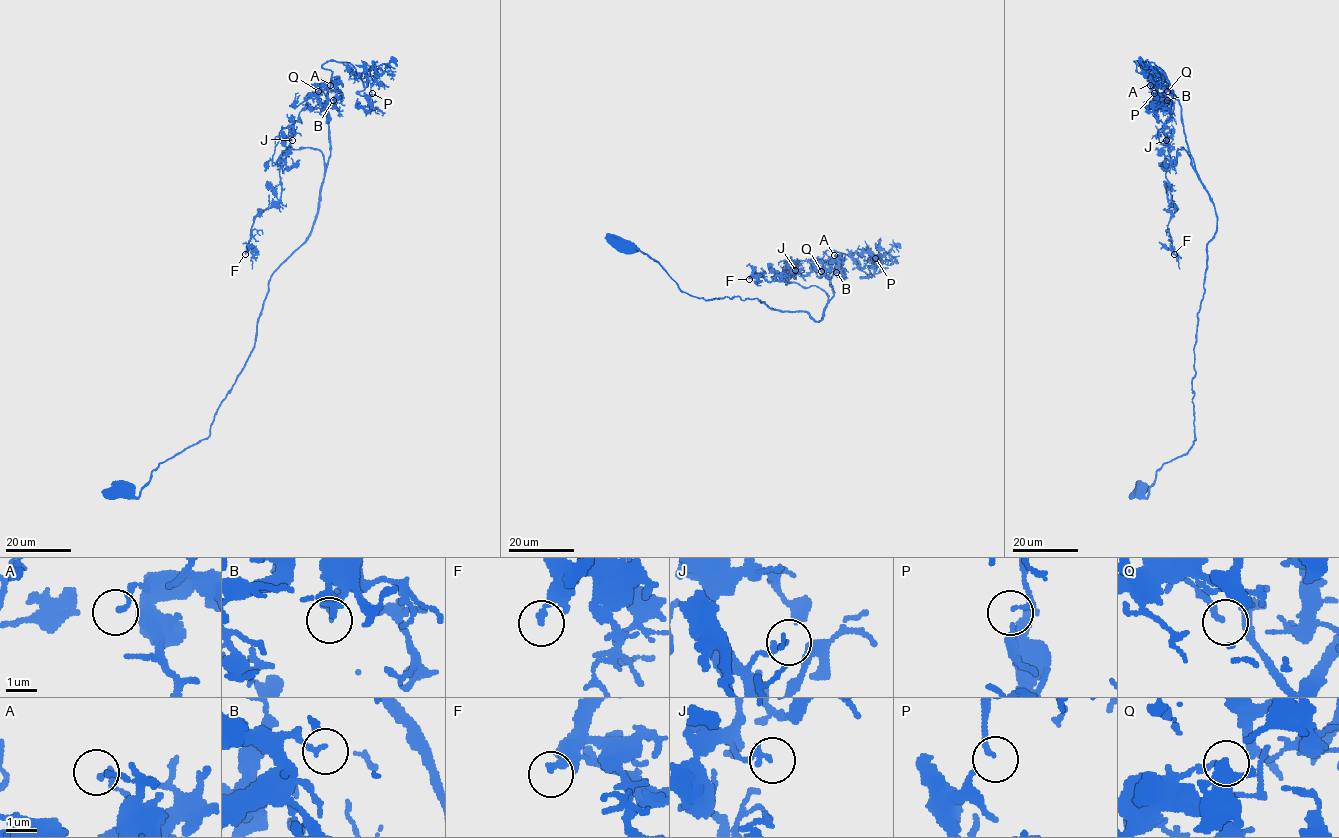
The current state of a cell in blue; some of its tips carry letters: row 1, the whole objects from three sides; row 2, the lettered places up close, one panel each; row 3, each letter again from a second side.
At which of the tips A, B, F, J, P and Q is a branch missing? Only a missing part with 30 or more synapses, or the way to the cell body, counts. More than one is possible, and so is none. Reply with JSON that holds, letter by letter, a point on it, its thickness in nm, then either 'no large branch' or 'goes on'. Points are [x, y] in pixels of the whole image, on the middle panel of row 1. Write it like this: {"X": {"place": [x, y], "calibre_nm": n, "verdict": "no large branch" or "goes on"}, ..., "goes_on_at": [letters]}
{"A": {"place": [834, 255], "calibre_nm": 180, "verdict": "no large branch"}, "B": {"place": [836, 272], "calibre_nm": 180, "verdict": "no large branch"}, "F": {"place": [749, 279], "calibre_nm": 160, "verdict": "no large branch"}, "J": {"place": [795, 270], "calibre_nm": 200, "verdict": "no large branch"}, "P": {"place": [875, 258], "calibre_nm": 110, "verdict": "no large branch"}, "Q": {"place": [821, 271], "calibre_nm": 180, "verdict": "no large branch"}, "goes_on_at": []}

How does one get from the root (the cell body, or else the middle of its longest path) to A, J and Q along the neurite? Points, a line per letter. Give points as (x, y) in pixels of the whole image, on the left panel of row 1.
A: (122, 490), (137, 497), (161, 463), (209, 435), (254, 345), (270, 275), (315, 218), (335, 77), (330, 85)
J: (122, 490), (209, 435), (270, 275), (311, 230), (324, 156), (273, 165), (292, 140)
Q: (122, 490), (137, 497), (161, 463), (209, 435), (254, 345), (270, 275), (311, 230), (330, 154), (318, 91)

